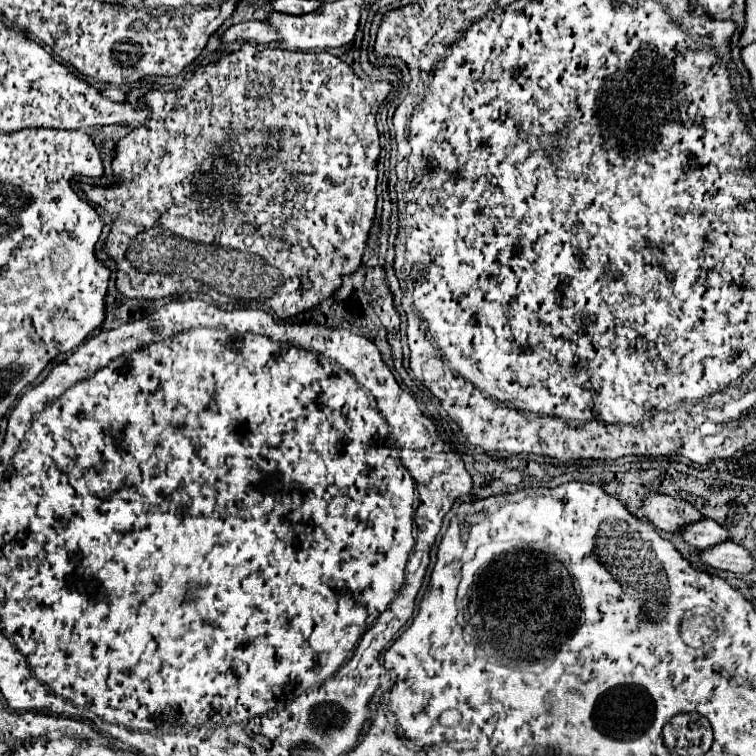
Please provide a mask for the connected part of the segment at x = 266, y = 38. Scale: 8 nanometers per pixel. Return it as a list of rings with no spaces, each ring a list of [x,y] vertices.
[[[252,20],[252,22],[242,22],[242,24],[230,26],[222,36],[222,44],[230,44],[236,40],[270,44],[270,42],[278,42],[278,34],[274,34],[274,30],[266,30],[266,26],[262,26],[258,20]]]

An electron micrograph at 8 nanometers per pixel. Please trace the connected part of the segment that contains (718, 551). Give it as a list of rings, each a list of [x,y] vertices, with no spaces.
[[[732,540],[714,544],[714,546],[706,548],[706,550],[700,550],[698,558],[706,566],[726,570],[726,572],[734,572],[734,574],[750,572],[750,568],[754,566],[754,560],[748,554],[748,550],[742,548],[740,544],[732,542]]]

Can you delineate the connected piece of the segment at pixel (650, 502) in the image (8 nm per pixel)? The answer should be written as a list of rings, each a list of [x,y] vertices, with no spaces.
[[[666,494],[644,496],[640,510],[648,522],[656,526],[656,530],[664,532],[676,532],[680,526],[702,520],[702,514],[692,504]]]

